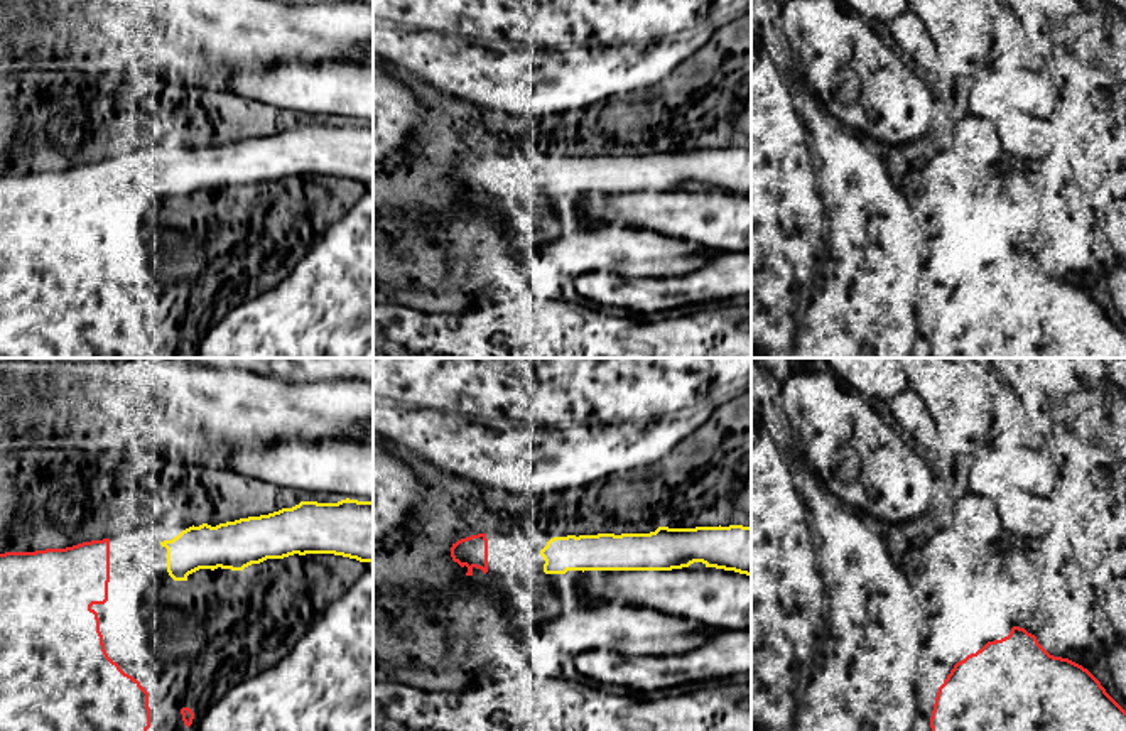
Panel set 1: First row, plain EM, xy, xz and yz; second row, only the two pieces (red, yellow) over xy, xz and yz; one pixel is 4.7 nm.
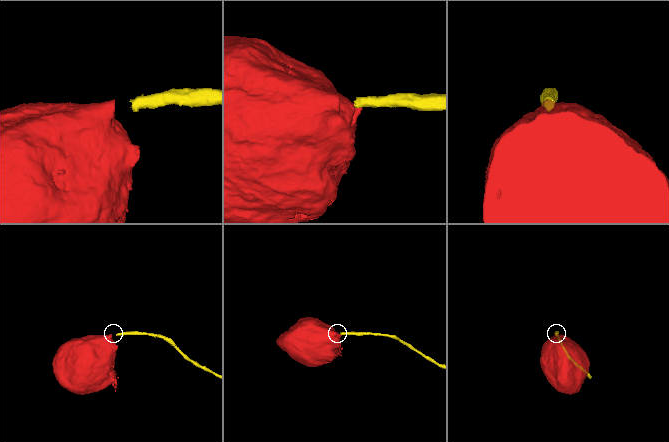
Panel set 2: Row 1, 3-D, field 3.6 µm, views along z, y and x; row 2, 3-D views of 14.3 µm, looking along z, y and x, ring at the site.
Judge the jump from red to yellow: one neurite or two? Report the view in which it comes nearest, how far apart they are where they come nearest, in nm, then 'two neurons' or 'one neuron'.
nearest in xy; 240 nm apart; one neuron

